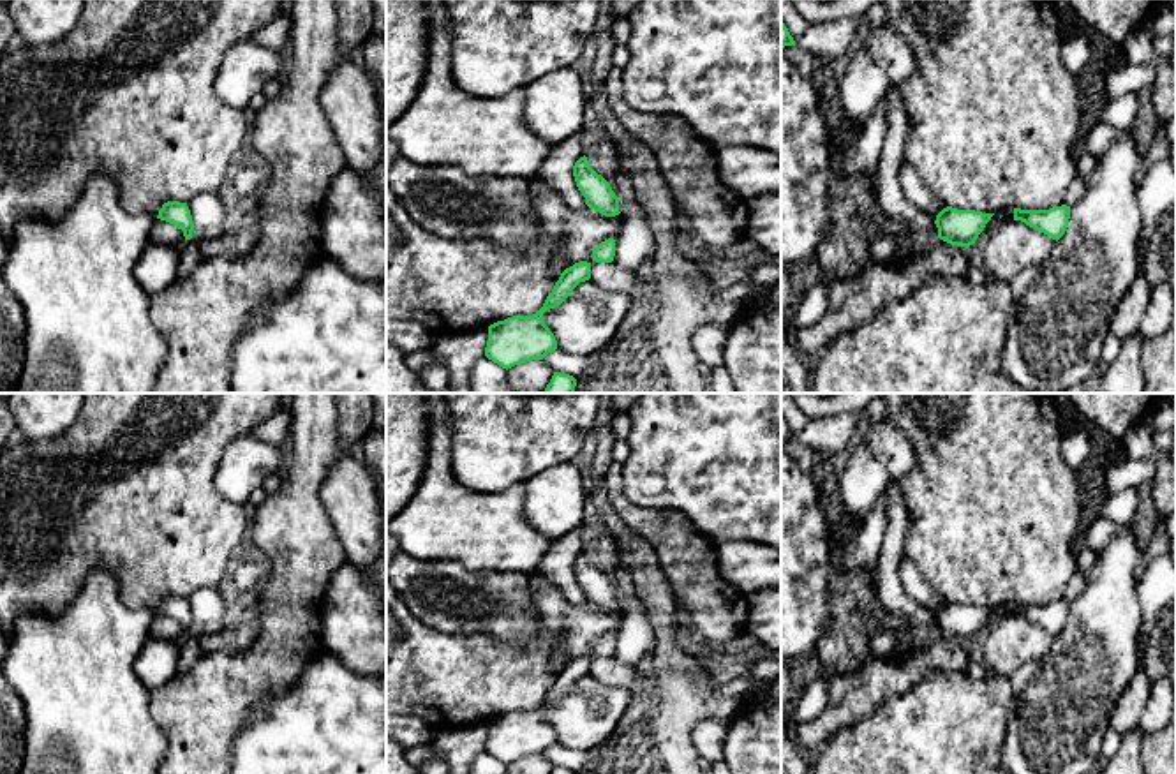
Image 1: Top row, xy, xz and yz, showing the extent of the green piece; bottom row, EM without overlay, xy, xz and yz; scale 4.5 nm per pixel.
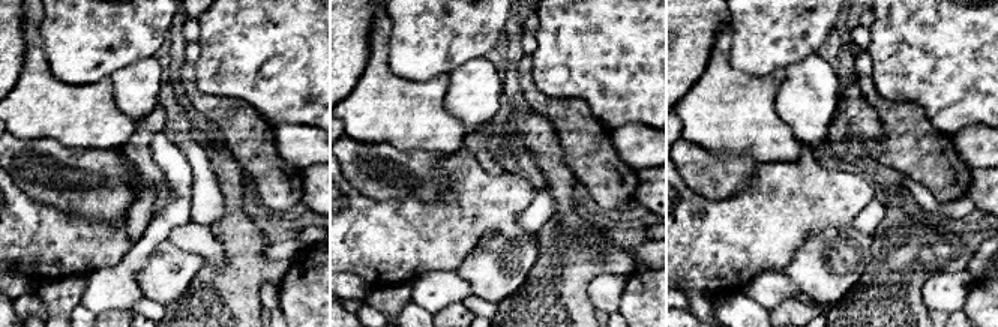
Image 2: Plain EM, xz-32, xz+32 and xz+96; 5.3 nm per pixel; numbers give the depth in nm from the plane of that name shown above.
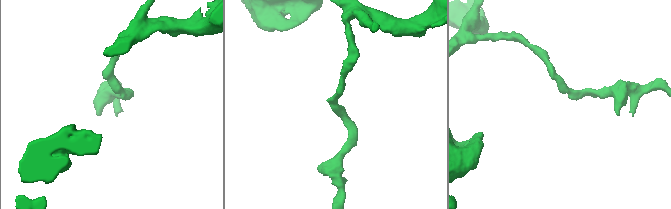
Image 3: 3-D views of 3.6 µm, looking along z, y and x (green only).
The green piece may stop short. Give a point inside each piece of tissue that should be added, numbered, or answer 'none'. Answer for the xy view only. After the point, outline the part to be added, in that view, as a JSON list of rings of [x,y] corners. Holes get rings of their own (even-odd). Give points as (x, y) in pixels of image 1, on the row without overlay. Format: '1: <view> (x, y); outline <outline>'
none

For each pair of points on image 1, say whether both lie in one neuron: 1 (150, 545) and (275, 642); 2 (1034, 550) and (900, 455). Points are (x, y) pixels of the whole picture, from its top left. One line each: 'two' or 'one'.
1: two
2: two

